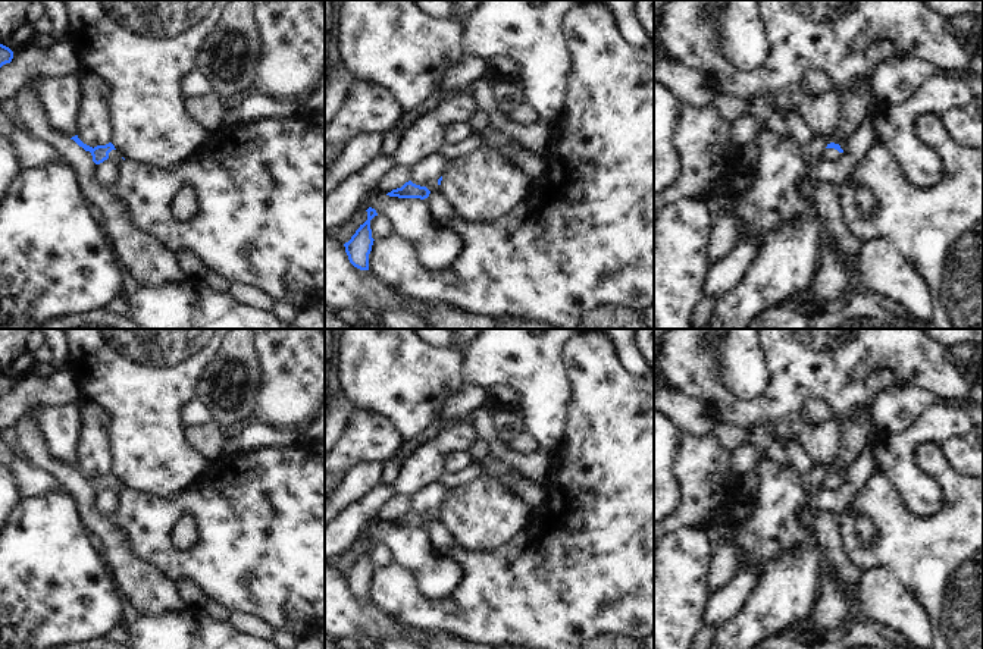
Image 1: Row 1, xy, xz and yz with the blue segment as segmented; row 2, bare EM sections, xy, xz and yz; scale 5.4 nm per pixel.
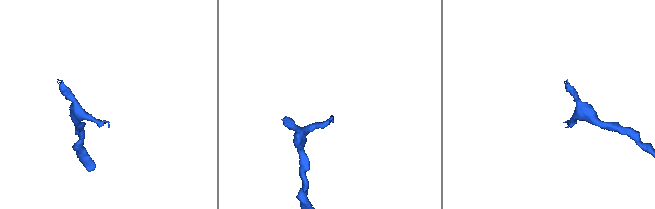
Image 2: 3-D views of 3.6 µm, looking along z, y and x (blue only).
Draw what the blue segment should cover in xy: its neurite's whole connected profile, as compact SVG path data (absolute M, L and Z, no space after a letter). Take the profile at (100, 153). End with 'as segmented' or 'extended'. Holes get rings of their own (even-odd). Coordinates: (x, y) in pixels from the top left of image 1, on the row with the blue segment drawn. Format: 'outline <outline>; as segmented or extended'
outline M78 135L72 137L71 139L73 139L85 151L90 151L91 156L93 156L93 162L96 164L100 164L100 163L103 163L107 159L113 160L116 164L119 164L123 160L122 154L115 148L115 145L112 142L109 142L106 145L97 145L97 147L93 148L93 147L84 144L78 138Z; extended

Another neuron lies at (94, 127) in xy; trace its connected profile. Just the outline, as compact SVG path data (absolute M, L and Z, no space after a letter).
M79 70L81 73L81 109L78 115L78 138L90 145L106 145L112 142L113 126L109 115L109 85L98 76Z

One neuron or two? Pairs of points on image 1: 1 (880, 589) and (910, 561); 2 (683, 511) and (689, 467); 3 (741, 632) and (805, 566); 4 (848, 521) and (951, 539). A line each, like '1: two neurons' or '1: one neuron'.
1: two neurons
2: one neuron
3: one neuron
4: one neuron

